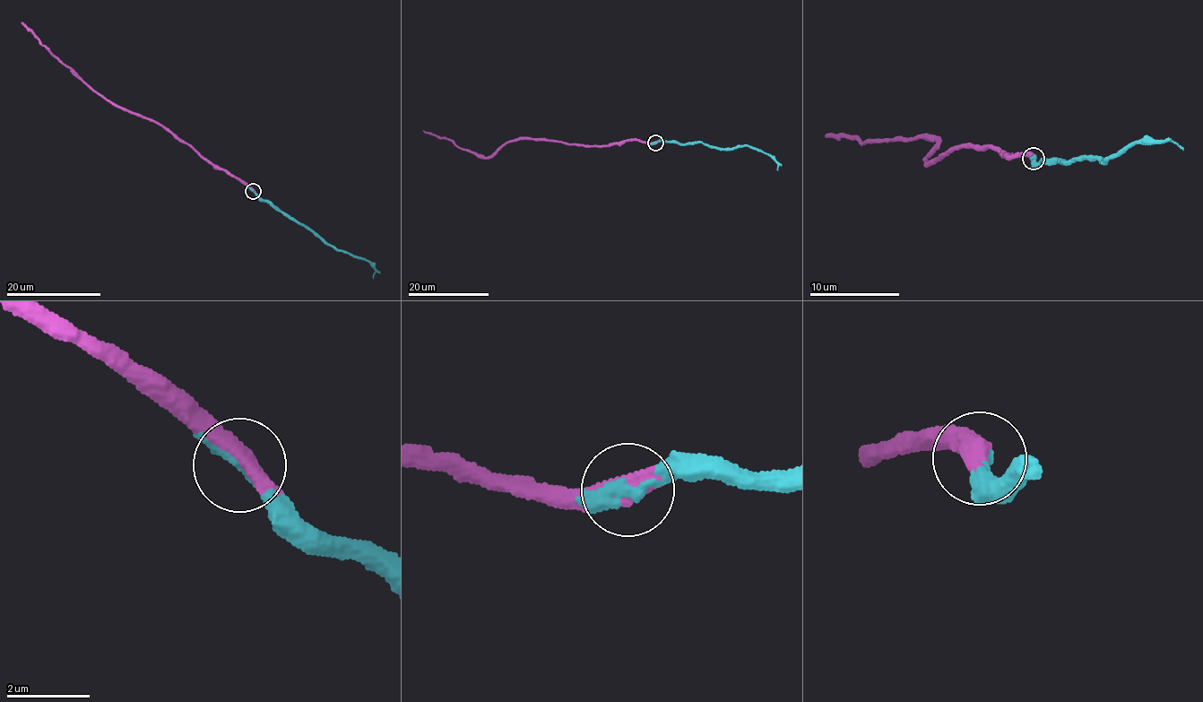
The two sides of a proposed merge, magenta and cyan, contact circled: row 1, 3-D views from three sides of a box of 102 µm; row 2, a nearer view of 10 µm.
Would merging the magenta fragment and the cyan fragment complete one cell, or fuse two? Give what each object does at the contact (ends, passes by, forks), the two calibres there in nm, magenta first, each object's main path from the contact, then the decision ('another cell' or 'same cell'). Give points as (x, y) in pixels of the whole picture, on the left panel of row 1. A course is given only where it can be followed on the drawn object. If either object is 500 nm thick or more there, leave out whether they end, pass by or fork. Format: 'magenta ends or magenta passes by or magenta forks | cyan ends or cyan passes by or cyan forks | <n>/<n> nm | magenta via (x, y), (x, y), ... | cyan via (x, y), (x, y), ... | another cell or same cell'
600/340 nm | magenta via (253, 191), (244, 182), (201, 158), (155, 122), (116, 107), (61, 63), (21, 21) | cyan via (253, 191), (338, 250), (369, 261), (375, 270), (373, 279) | same cell

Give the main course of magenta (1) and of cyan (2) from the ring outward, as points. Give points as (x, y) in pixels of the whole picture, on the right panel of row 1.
1: (1033, 159), (954, 149), (930, 166), (923, 157), (935, 141), (927, 137), (872, 143), (825, 135)
2: (1033, 159), (1038, 164), (1042, 157), (1065, 161), (1097, 155), (1106, 161), (1140, 140), (1175, 141), (1183, 151)

